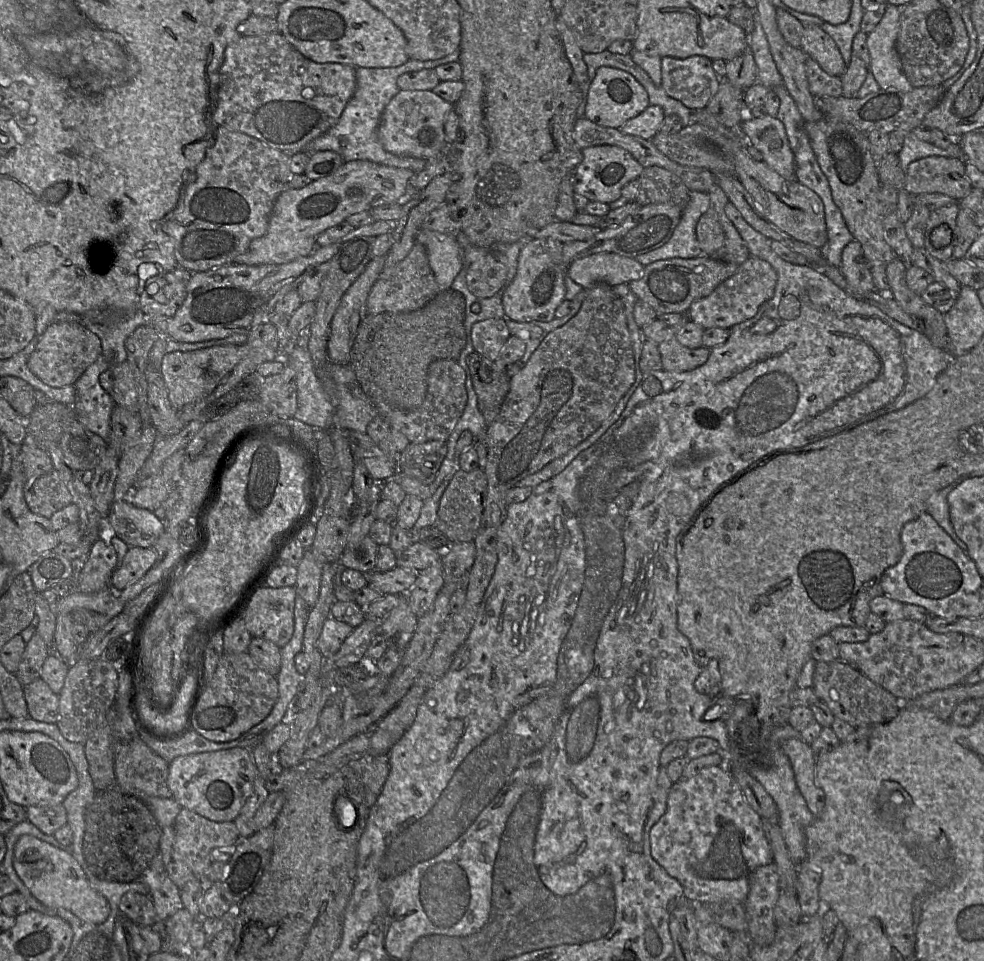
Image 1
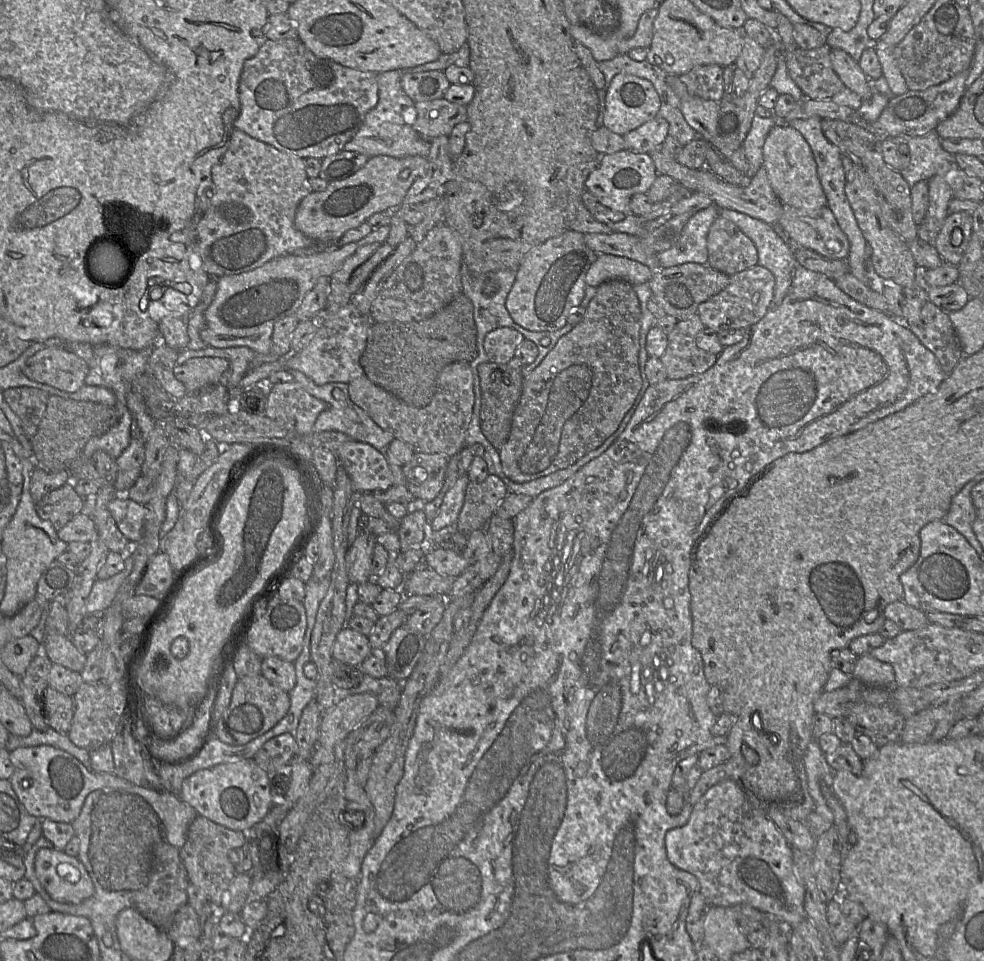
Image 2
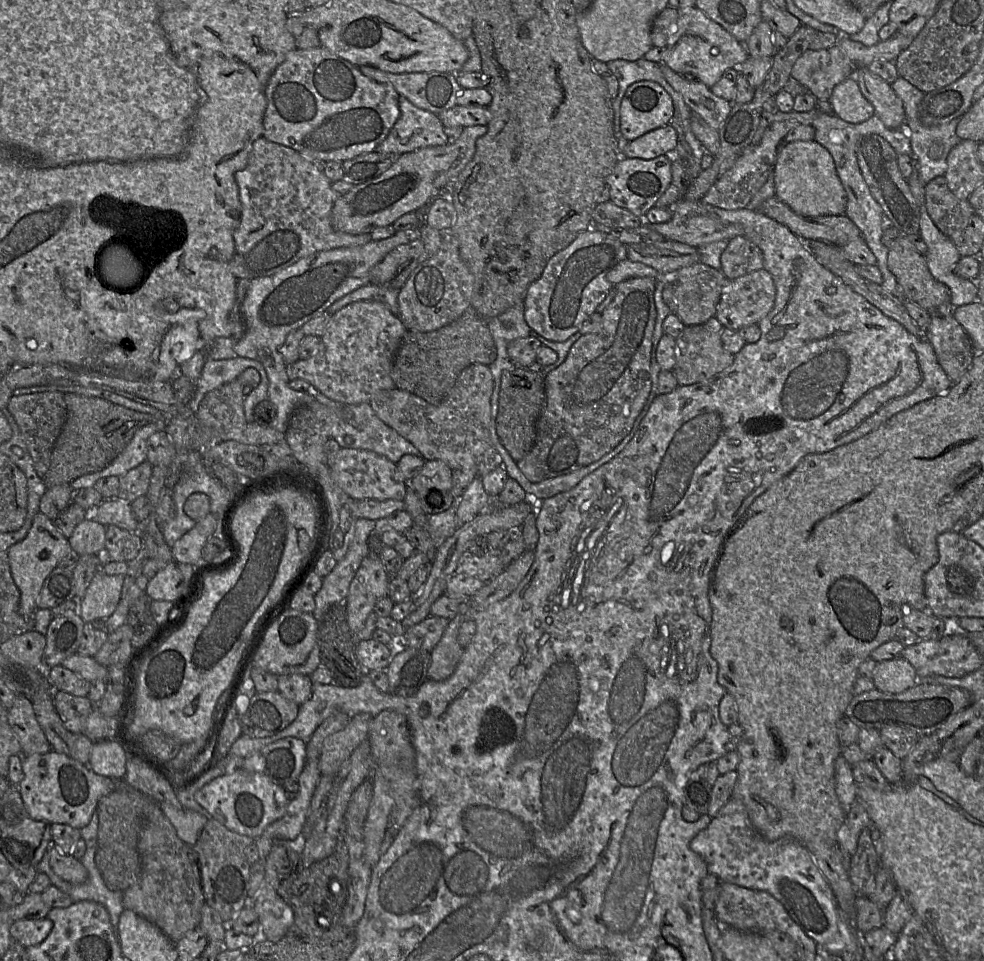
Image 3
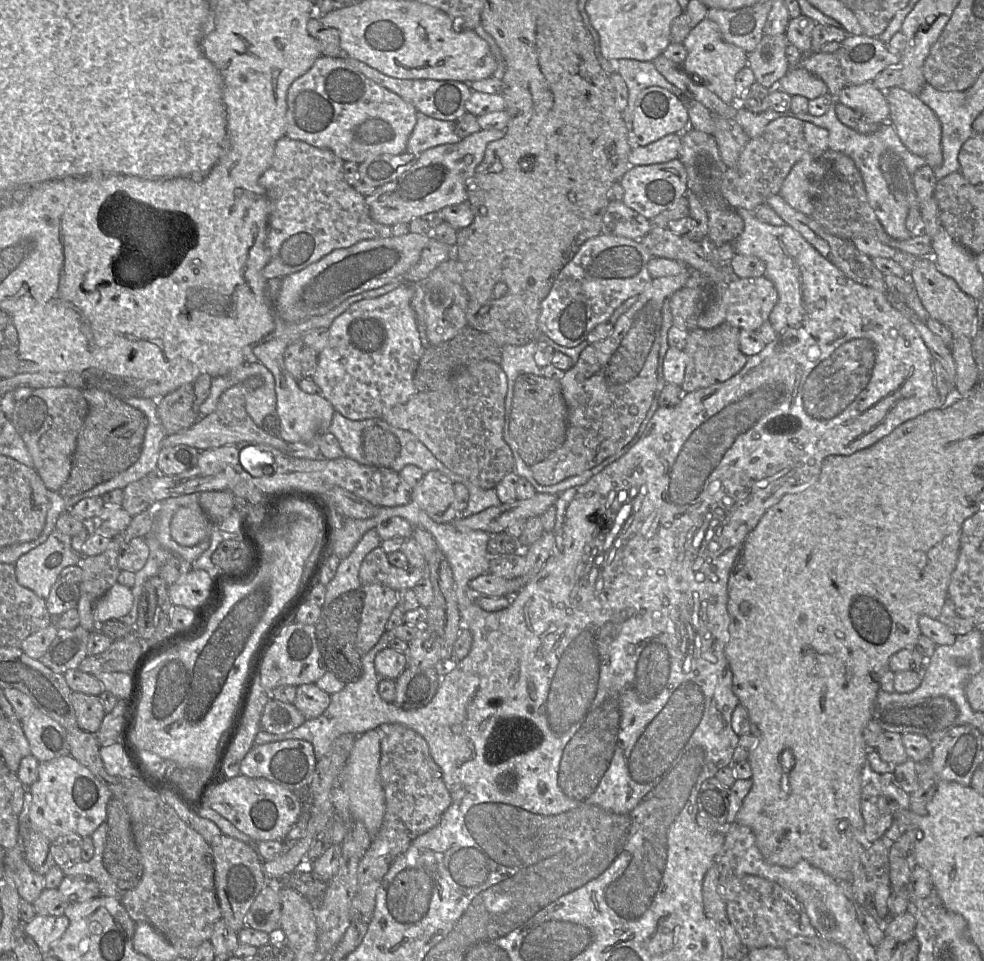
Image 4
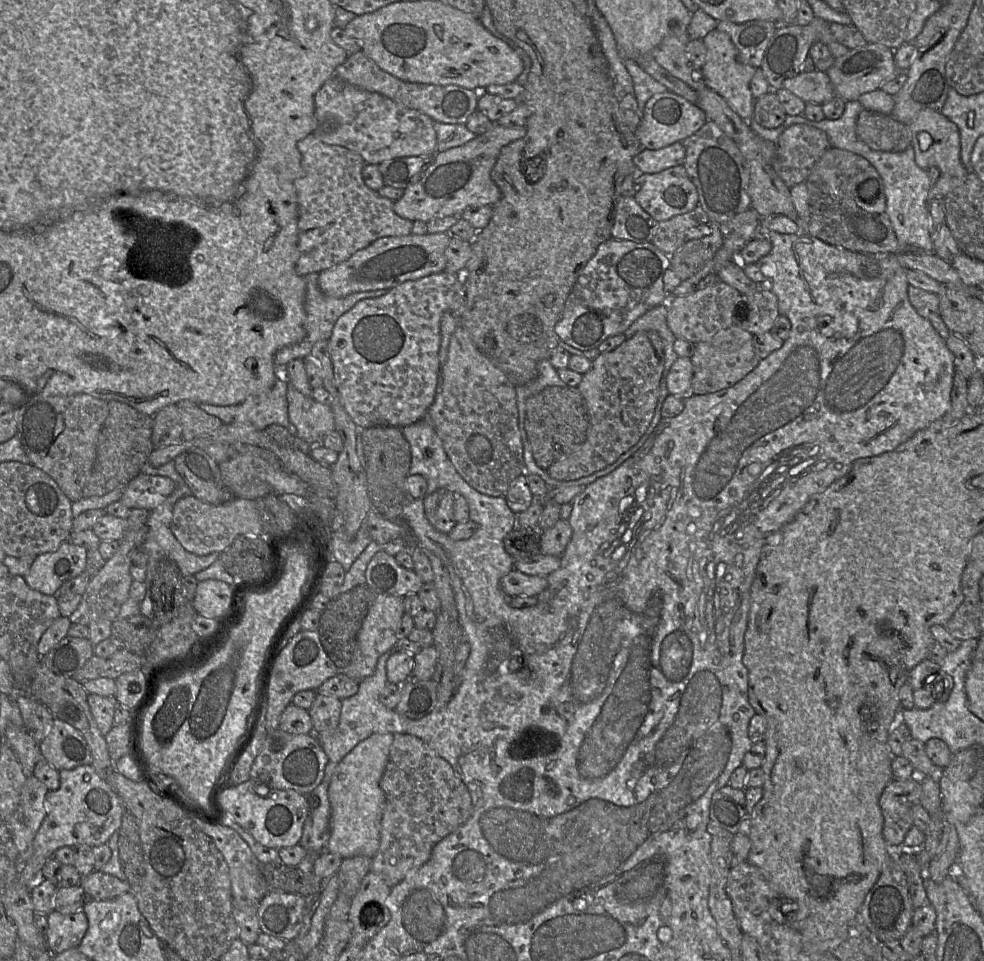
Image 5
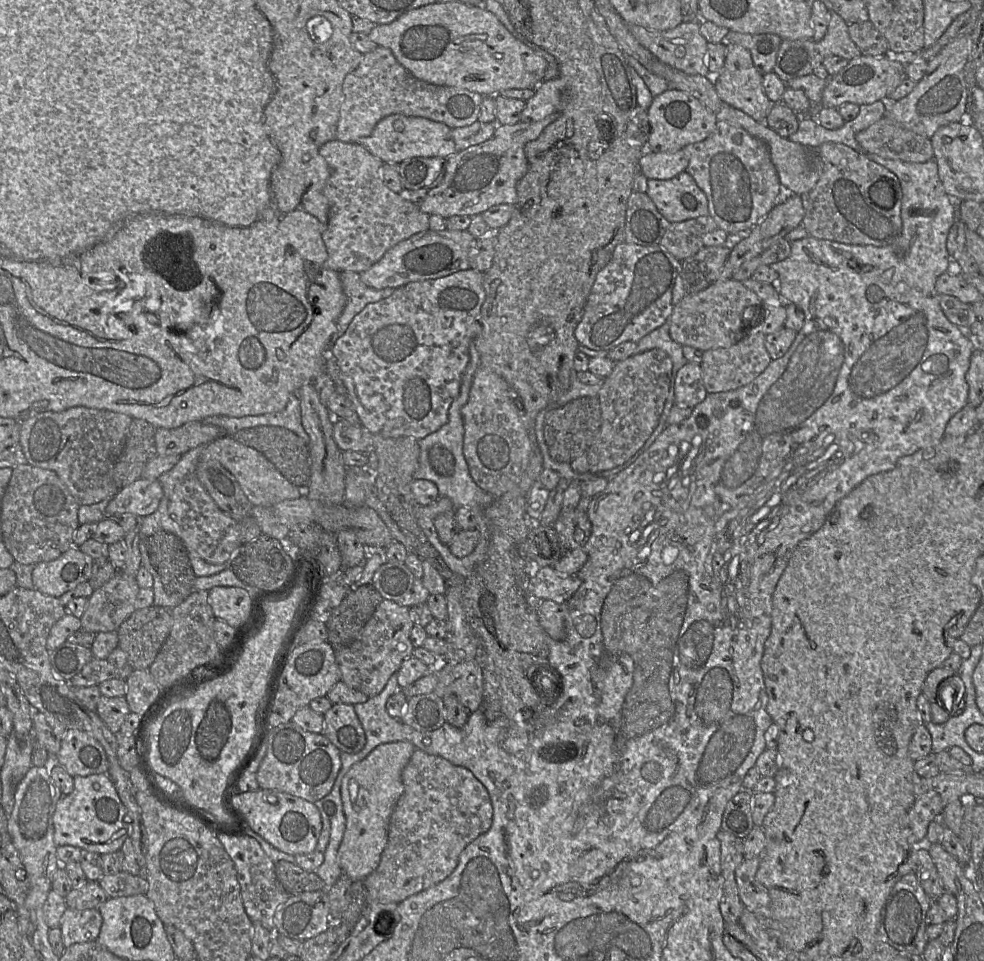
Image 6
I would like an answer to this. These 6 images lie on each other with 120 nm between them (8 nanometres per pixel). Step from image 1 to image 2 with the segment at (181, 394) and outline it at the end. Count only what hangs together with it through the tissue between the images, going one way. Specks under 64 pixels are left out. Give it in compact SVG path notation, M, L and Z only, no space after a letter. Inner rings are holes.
M189 358L174 368L175 377L181 381L188 394L218 383L228 369L229 362L223 358Z

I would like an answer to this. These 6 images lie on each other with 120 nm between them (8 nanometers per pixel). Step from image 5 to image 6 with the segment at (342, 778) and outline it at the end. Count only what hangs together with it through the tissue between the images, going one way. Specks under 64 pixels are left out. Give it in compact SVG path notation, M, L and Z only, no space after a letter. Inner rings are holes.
M390 742L375 747L364 759L353 764L344 775L340 795L345 830L338 848L338 863L352 881L363 881L378 866L387 843L390 815L403 793L402 770L416 747L410 742Z

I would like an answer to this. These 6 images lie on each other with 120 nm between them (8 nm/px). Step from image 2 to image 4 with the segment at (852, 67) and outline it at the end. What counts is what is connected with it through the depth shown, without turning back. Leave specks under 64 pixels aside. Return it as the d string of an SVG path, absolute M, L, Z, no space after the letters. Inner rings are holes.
M892 87L883 91L889 104L891 123L903 144L910 152L925 159L926 165L938 167L943 162L941 122L934 111L925 105L917 95L913 95L900 87Z

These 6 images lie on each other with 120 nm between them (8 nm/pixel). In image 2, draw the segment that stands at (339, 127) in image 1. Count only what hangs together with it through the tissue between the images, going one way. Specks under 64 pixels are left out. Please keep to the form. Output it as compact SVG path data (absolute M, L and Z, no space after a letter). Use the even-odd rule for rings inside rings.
M465 42L458 51L452 54L442 54L436 61L411 68L378 73L376 76L378 83L377 105L367 113L362 127L355 137L344 146L343 150L361 153L368 157L380 155L394 158L427 157L430 152L431 142L423 139L412 127L416 119L415 102L404 92L401 85L402 76L407 73L432 70L444 72L451 65L469 67L469 62L470 46L468 42Z

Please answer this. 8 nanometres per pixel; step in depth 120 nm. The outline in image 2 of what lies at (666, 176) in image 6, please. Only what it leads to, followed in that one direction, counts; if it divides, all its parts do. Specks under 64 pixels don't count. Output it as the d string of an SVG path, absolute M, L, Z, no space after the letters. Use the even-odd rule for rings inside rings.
M657 115L635 130L622 136L627 150L639 154L649 154L659 150L669 134L668 122Z

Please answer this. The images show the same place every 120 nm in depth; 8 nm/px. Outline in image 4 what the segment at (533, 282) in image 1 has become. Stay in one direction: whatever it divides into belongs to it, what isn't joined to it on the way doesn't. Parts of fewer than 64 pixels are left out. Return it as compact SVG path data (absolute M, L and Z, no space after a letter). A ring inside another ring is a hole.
M605 234L590 238L561 269L542 301L538 319L540 332L559 345L575 347L585 341L597 325L614 323L653 279L648 270L648 262L653 257L648 248L639 241Z

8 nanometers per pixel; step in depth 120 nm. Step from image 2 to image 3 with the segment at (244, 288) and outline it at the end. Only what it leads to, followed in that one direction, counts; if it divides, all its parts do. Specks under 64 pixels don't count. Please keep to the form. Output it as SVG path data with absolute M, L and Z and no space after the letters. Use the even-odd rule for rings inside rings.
M403 231L384 240L371 240L361 246L336 248L316 252L287 268L269 275L253 278L239 300L239 314L245 332L234 344L240 357L260 362L268 377L268 400L276 409L274 428L285 433L290 418L301 406L315 398L312 394L291 389L286 364L279 352L287 335L300 329L309 320L320 316L334 302L370 283L370 271L394 248L409 243L414 234Z

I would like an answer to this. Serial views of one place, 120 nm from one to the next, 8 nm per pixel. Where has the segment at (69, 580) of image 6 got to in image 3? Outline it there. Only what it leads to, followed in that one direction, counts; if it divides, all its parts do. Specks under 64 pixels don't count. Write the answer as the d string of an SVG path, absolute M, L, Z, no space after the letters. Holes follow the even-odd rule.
M38 512L34 514L31 527L26 537L12 545L7 551L12 578L19 589L19 613L22 616L33 616L44 580L58 563L65 558L77 556L68 540L57 529L53 521Z

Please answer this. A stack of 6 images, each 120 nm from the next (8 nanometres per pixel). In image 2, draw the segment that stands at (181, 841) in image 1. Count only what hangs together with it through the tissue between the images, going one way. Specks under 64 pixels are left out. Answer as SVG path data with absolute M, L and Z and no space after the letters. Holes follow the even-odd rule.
M201 815L189 826L186 842L179 848L180 858L190 882L201 888L216 907L220 907L224 892L237 875L229 853L235 848L243 847L246 842L247 832L228 829Z

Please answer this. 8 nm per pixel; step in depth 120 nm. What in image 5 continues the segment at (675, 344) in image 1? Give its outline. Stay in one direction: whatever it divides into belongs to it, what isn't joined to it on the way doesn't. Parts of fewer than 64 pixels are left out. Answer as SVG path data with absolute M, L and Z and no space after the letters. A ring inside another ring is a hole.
M738 325L718 332L708 342L694 344L694 353L690 358L693 365L691 387L694 394L709 394L729 388L743 379L760 362L754 351L753 334Z

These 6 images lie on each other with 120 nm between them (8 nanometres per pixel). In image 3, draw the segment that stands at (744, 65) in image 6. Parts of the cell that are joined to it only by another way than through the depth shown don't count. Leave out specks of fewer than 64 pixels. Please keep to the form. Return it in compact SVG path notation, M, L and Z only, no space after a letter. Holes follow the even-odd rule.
M697 6L679 11L677 30L668 38L666 48L665 61L658 64L665 64L673 71L683 76L689 76L693 79L703 82L709 88L717 83L726 70L730 68L737 68L749 57L747 49L743 43L739 42L717 22L710 19Z

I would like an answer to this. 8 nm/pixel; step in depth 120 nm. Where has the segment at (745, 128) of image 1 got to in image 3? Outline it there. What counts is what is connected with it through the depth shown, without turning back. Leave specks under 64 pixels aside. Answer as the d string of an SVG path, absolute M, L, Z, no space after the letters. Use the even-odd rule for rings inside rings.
M794 141L780 151L774 170L775 196L806 217L836 216L845 212L847 197L830 152L816 141Z

